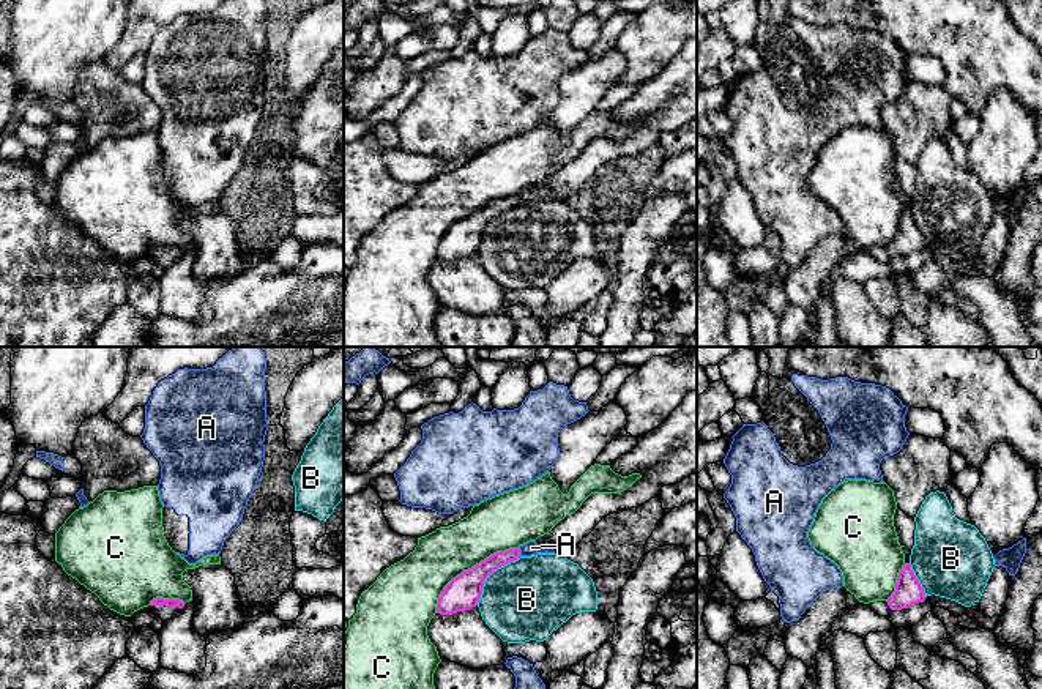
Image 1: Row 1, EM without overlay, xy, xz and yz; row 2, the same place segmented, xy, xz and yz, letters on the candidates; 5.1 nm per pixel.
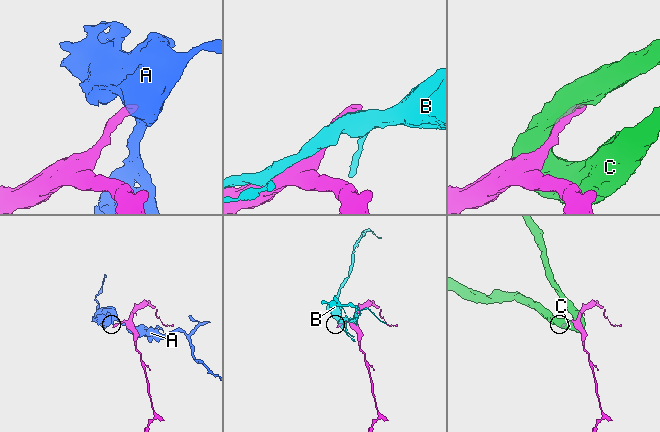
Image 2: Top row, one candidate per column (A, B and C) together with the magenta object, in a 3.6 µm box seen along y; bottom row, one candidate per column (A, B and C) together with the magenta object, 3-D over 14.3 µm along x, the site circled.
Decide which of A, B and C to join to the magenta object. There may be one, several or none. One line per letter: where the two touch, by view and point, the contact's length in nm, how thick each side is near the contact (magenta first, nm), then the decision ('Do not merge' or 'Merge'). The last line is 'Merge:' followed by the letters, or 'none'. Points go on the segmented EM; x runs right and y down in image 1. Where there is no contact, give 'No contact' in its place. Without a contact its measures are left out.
A: Touches magenta at xz (519, 552). Shared border 50 nm. Thickness 100 nm (magenta) against 70 nm. Do not merge
B: Touches magenta at xz (491, 573). Shared border 340 nm. Thickness 180 nm (magenta) against 420 nm. Do not merge
C: Touches magenta at xz (468, 569). Shared border 550 nm. Thickness 180 nm (magenta) against 260 nm. Do not merge
Merge: none

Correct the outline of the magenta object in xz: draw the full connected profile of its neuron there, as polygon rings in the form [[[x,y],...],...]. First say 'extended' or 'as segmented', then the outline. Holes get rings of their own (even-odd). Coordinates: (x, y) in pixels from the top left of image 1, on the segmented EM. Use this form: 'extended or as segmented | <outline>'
as segmented | [[[520,549],[497,552],[452,579],[441,591],[437,613],[452,615],[478,605],[486,579],[498,568],[520,558]]]

